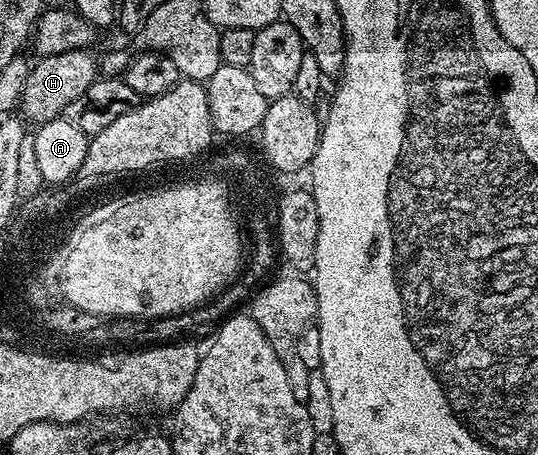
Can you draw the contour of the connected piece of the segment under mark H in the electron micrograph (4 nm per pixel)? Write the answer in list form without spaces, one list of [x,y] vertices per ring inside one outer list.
[[[72,50],[59,52],[55,56],[38,57],[30,65],[27,82],[23,86],[19,114],[26,123],[40,124],[62,117],[71,104],[71,100],[79,100],[87,88],[99,77],[99,62],[92,58],[89,50]]]

